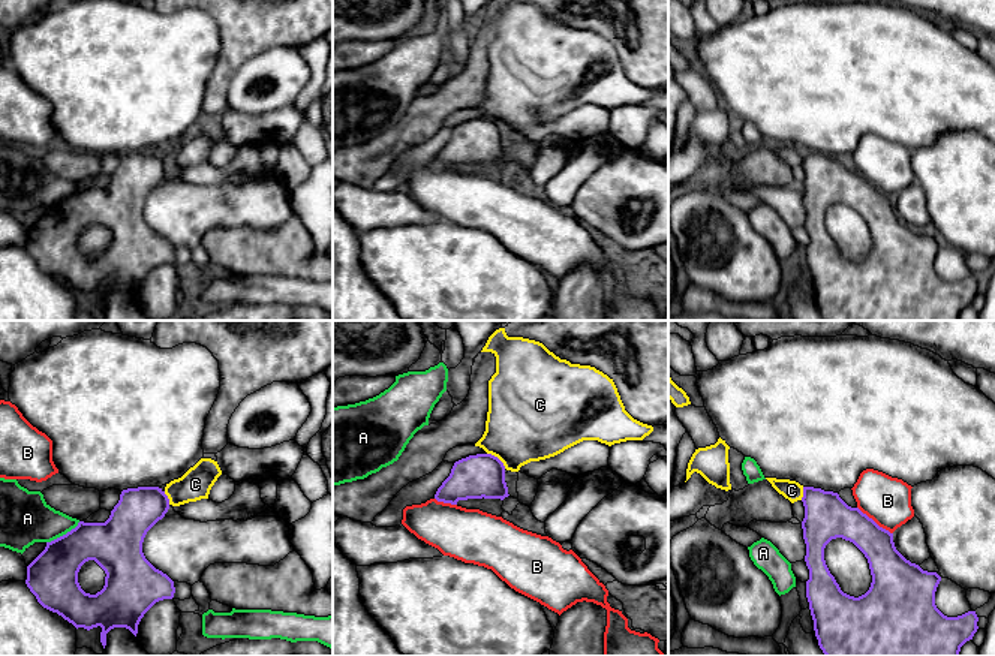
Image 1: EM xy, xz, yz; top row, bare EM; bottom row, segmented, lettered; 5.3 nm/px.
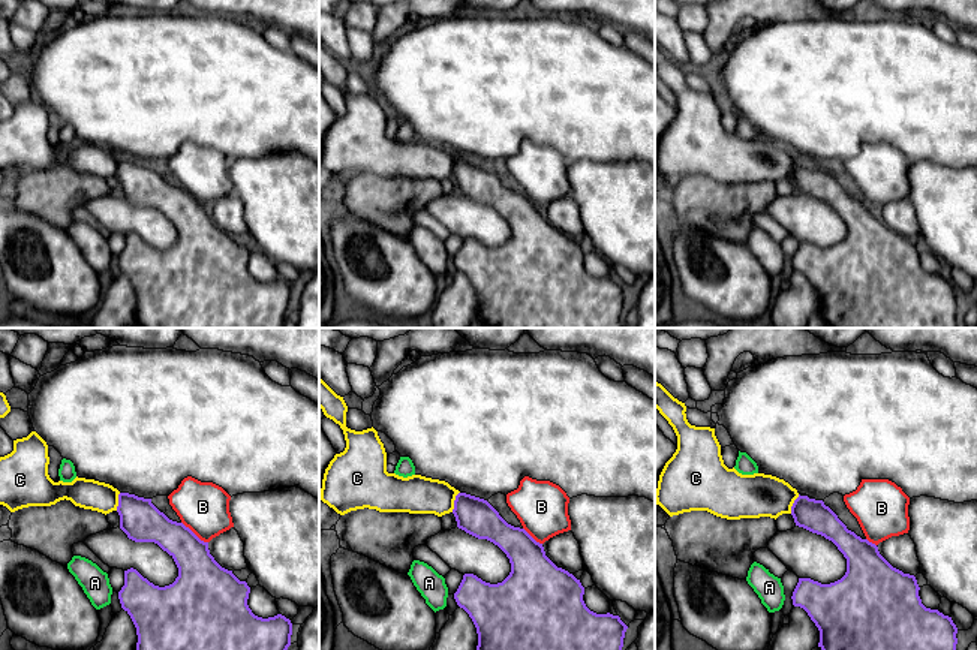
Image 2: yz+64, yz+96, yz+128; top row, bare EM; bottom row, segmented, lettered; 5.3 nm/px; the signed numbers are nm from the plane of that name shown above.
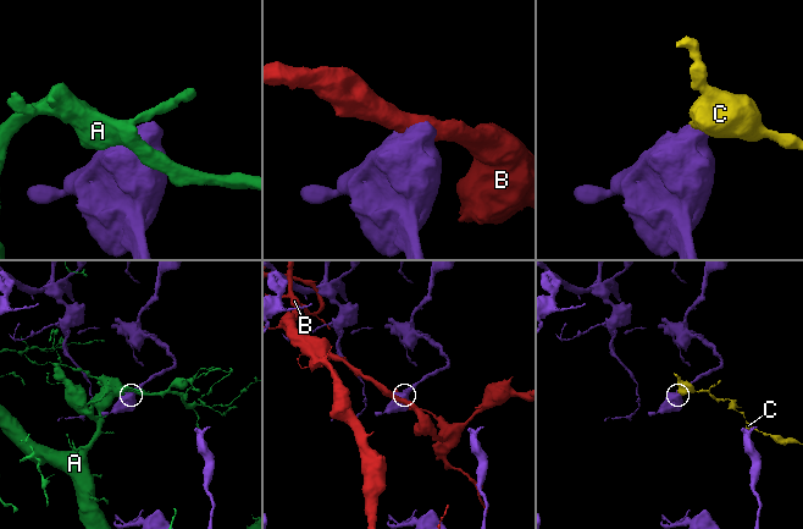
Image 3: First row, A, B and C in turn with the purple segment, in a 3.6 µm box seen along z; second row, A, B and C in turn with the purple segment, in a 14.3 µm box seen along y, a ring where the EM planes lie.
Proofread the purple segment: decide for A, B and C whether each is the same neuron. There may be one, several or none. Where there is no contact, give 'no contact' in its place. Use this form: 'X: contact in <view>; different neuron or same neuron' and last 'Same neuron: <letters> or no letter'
A: contact in xy; different neuron
B: contact in yz; different neuron
C: contact in xz; different neuron
Same neuron: no letter

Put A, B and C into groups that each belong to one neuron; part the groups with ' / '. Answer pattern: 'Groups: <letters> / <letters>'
Groups: A / B / C

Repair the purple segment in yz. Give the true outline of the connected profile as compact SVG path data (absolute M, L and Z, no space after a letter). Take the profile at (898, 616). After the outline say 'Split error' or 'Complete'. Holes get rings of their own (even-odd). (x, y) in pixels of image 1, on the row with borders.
M803 487L802 502L805 562L809 569L806 598L815 637L826 656L961 656L961 647L979 629L979 617L976 611L947 617L937 608L935 592L941 581L937 572L923 571L907 560L896 550L893 533L859 508L848 506L838 493ZM836 538L853 542L868 559L872 583L859 598L844 593L826 565L824 548Z. Complete

